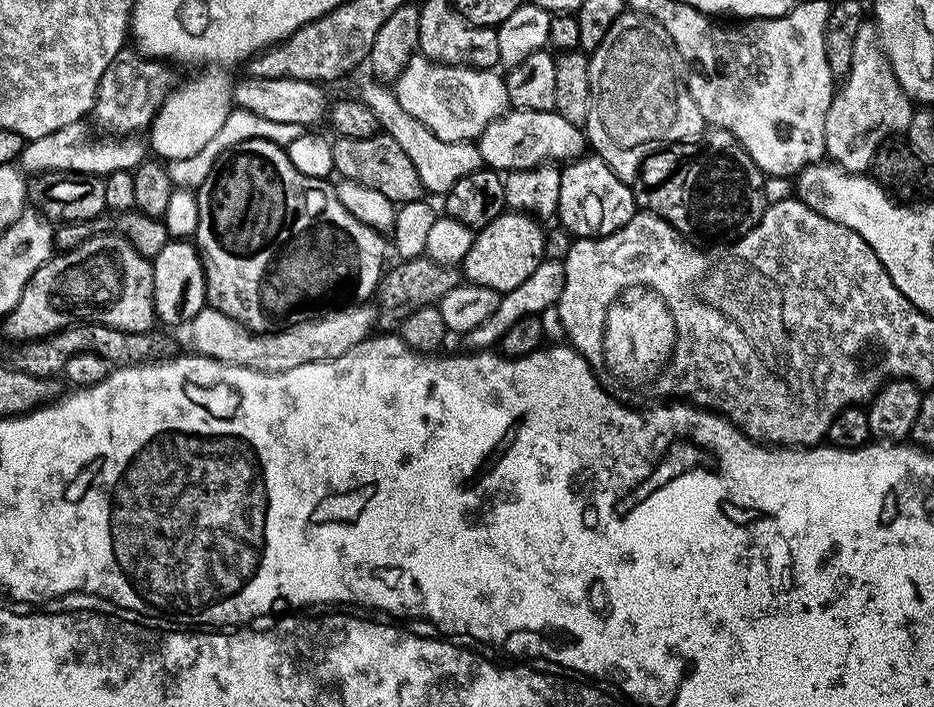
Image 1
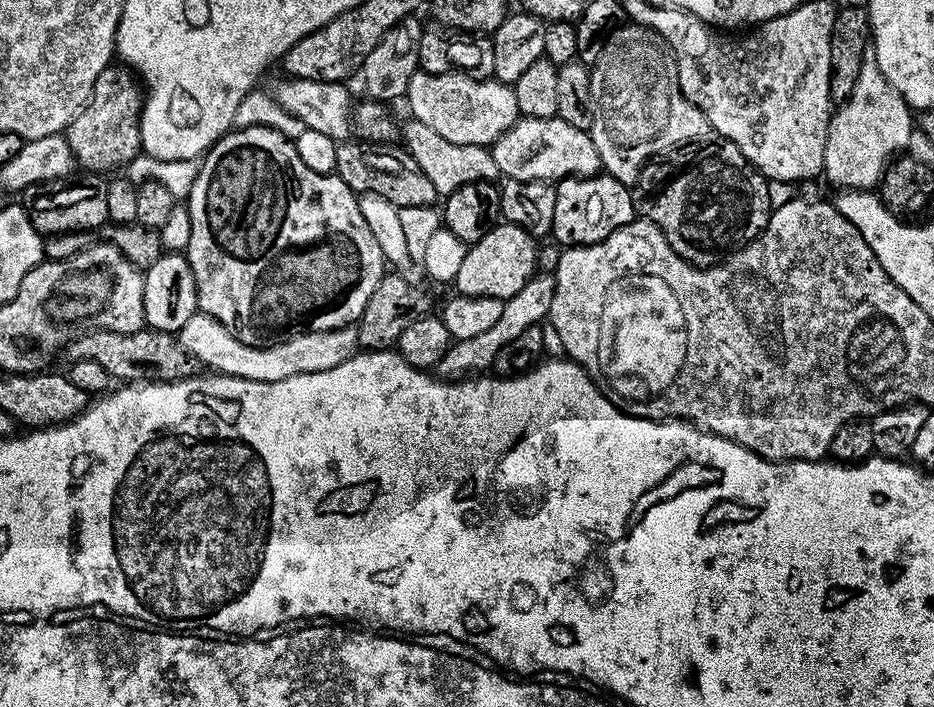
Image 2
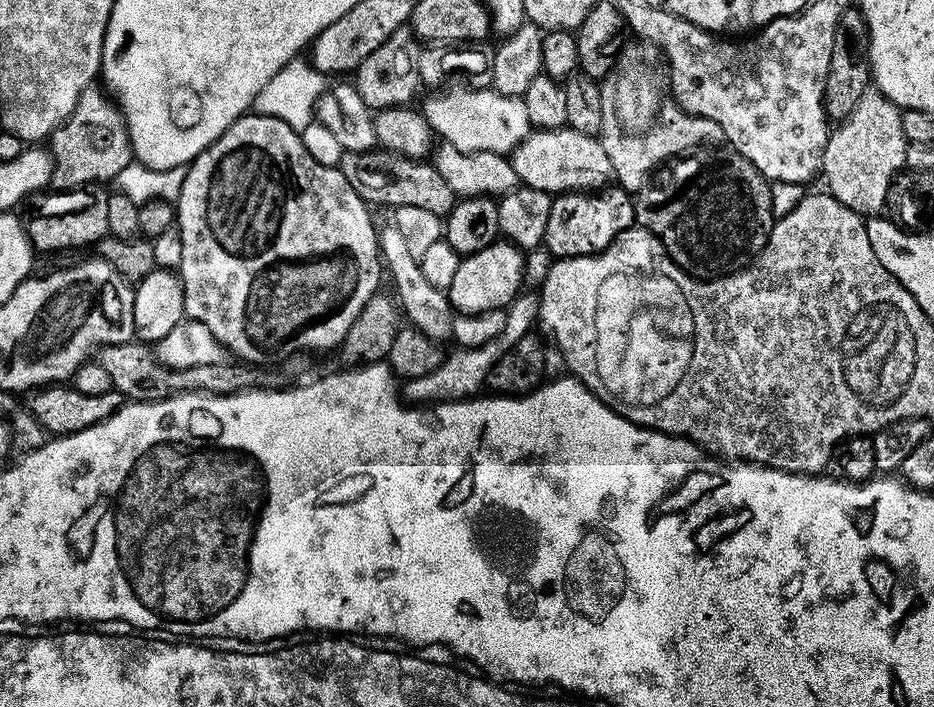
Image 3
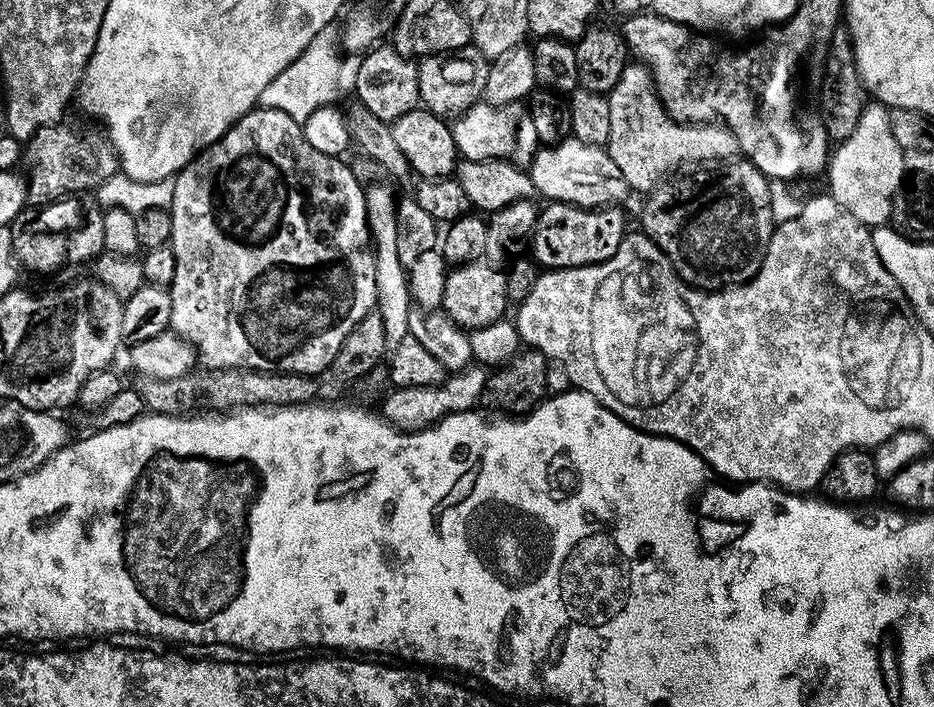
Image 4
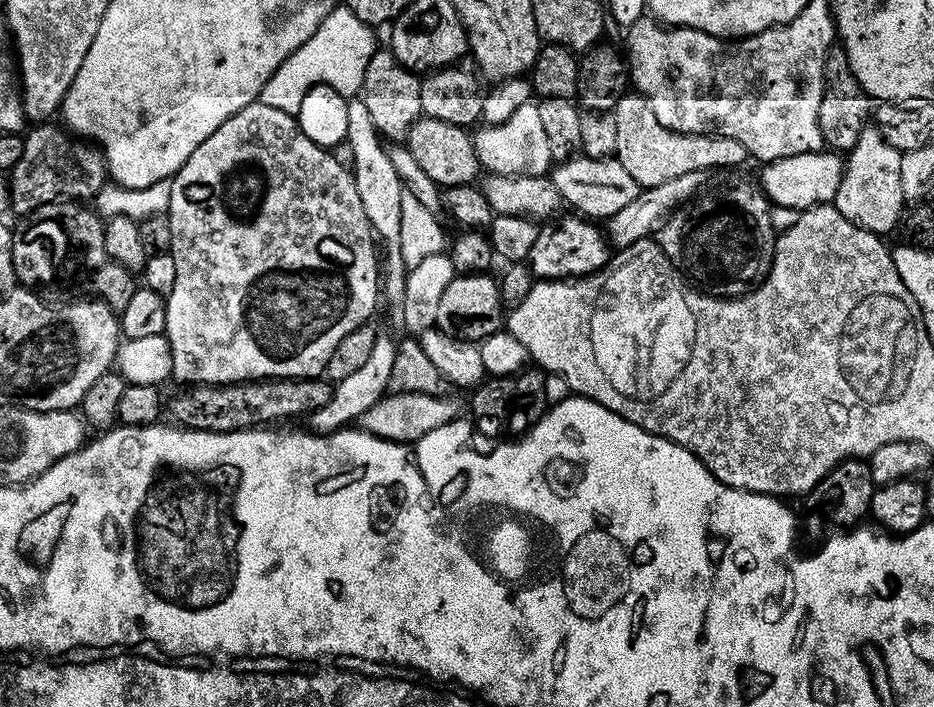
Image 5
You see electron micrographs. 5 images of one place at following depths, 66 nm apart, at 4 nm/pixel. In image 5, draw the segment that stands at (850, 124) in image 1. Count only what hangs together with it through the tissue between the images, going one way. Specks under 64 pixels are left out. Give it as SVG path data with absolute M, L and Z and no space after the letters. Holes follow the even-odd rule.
M876 127L865 128L852 151L847 153L844 175L840 177L834 207L840 211L842 218L854 222L854 226L862 226L862 230L870 230L877 234L892 232L895 228L897 231L906 212L906 201L902 194L902 153L887 144Z

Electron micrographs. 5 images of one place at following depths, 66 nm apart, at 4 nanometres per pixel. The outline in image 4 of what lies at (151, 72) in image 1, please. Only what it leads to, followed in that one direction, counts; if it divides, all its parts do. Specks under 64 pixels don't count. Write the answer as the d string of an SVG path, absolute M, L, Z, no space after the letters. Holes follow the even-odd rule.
M80 120L66 123L42 126L24 144L22 164L28 167L26 179L29 205L43 206L63 200L66 196L91 193L118 170L114 146L95 123L83 124Z

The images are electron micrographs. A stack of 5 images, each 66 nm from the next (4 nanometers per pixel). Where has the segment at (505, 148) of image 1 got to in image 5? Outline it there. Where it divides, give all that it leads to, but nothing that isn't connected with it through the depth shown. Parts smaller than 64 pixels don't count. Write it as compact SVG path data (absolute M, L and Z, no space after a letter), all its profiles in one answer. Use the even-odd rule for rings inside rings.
M583 154L575 158L569 158L557 163L551 169L550 179L552 184L559 190L561 201L568 204L569 209L575 210L585 218L607 218L618 214L622 206L627 206L629 202L634 202L634 198L639 196L642 189L634 178L630 178L626 166L614 158L606 160L592 160Z

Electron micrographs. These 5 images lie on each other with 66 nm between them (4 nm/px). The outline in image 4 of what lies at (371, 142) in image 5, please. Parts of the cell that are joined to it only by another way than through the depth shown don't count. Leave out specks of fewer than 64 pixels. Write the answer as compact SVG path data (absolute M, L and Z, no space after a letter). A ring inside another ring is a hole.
M371 184L365 189L365 198L367 206L368 229L372 234L374 251L376 253L375 268L375 288L376 303L375 309L382 318L386 333L387 353L394 350L395 347L408 336L409 314L412 311L412 297L410 293L409 275L406 266L400 260L400 231L397 226L397 212L395 207L398 203L397 196L394 196L393 188L388 184Z

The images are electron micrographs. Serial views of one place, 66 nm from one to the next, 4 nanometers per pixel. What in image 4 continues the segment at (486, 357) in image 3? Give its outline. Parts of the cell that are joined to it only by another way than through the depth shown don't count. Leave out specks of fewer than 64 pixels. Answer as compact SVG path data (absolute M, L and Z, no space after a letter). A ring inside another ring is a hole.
M469 366L462 368L458 372L445 375L444 381L441 384L411 384L405 388L393 387L392 393L384 400L384 412L382 411L383 419L389 424L400 429L401 432L419 432L422 428L430 428L438 423L444 416L449 416L455 412L471 412L480 404L480 395L486 386L486 378L488 377L489 369L484 366Z

